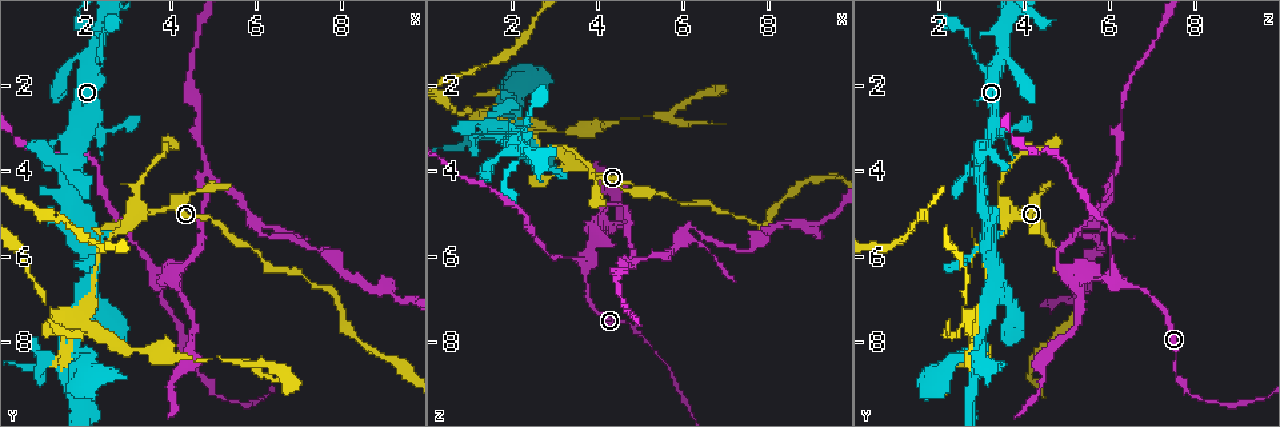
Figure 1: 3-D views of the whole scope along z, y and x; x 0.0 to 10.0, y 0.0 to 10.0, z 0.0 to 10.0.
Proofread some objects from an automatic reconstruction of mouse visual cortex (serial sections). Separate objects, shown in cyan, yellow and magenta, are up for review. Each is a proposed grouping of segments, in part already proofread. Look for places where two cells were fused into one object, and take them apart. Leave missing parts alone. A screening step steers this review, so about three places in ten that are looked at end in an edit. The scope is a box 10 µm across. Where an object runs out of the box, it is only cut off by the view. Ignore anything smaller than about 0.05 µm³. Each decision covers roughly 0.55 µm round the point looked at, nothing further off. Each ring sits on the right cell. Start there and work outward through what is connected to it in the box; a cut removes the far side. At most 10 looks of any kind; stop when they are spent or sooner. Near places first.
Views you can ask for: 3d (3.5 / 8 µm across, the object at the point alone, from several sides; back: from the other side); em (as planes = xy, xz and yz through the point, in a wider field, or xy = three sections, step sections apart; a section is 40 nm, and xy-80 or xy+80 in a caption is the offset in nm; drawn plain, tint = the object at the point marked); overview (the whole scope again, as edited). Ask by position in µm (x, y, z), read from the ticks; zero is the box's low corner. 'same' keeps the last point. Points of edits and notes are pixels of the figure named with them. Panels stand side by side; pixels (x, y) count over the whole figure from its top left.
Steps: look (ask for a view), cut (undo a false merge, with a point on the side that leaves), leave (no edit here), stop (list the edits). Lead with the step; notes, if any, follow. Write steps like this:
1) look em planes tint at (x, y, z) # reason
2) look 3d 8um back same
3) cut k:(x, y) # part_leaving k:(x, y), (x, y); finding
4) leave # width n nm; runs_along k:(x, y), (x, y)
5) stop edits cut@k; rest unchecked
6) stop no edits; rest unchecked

look 3d 3.5um at (2.40, 0.90, 2.75) # thin neck

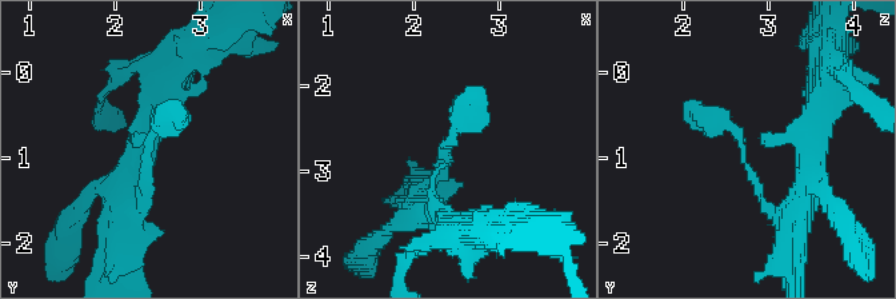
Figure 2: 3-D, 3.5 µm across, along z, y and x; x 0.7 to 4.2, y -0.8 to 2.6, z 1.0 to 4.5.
look em xy step 3 tint at (2.35, 0.95, 2.75)

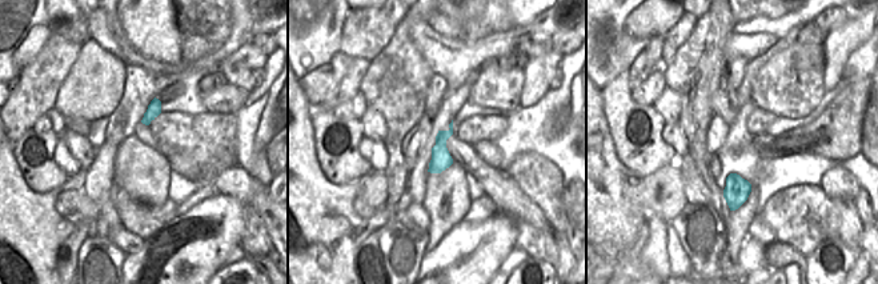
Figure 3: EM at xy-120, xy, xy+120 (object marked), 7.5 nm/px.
leave # runs_along 2:(796, 214), (772, 214), (732, 127), (687, 103); one cell here

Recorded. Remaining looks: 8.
look 3d 8um back at (3.25, 5.05, 3.70)

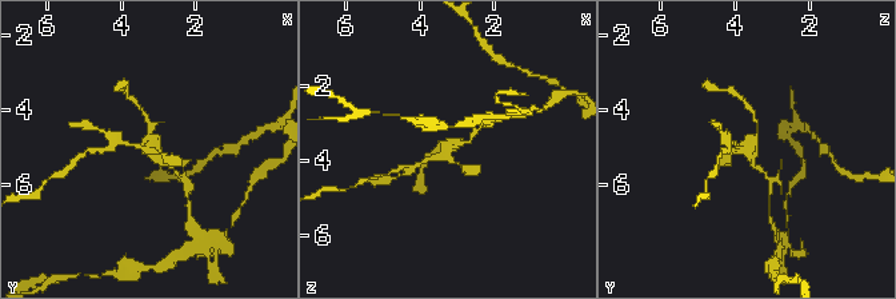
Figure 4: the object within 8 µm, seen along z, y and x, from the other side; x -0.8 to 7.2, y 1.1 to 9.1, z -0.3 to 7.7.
look em xy step 3 tint same

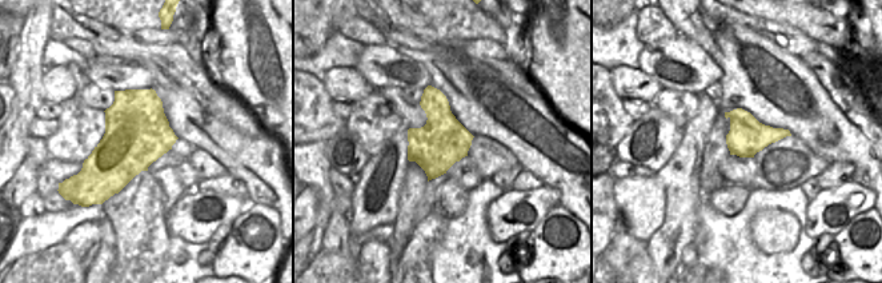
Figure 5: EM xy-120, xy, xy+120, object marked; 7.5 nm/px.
cut 4:(151, 124) # border 5:(761, 123), (730, 152); two cells meet here

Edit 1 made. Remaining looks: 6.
look 3d 3.5um at (1.65, 3.65, 3.05)

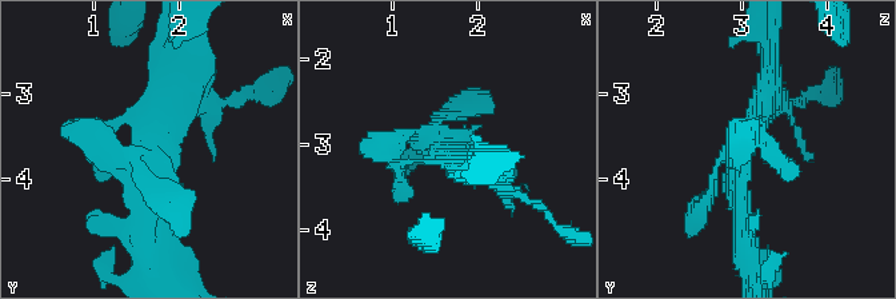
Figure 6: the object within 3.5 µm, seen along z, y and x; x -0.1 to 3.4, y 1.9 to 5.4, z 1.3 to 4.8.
look em planes tint at (1.75, 3.70, 3.00) # arms 4; arm_widths 150, 200, 250, 350 nm

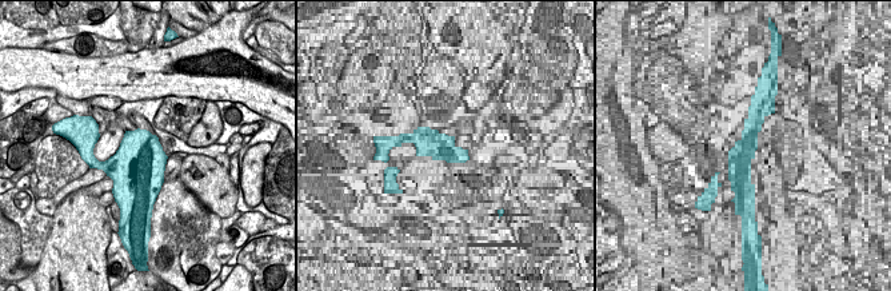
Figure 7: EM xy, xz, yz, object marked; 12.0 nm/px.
leave # runs_along 6:(178, 74), (154, 147), (146, 236); all the same cell

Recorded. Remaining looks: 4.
stop edits cut@4; rest unchecked

